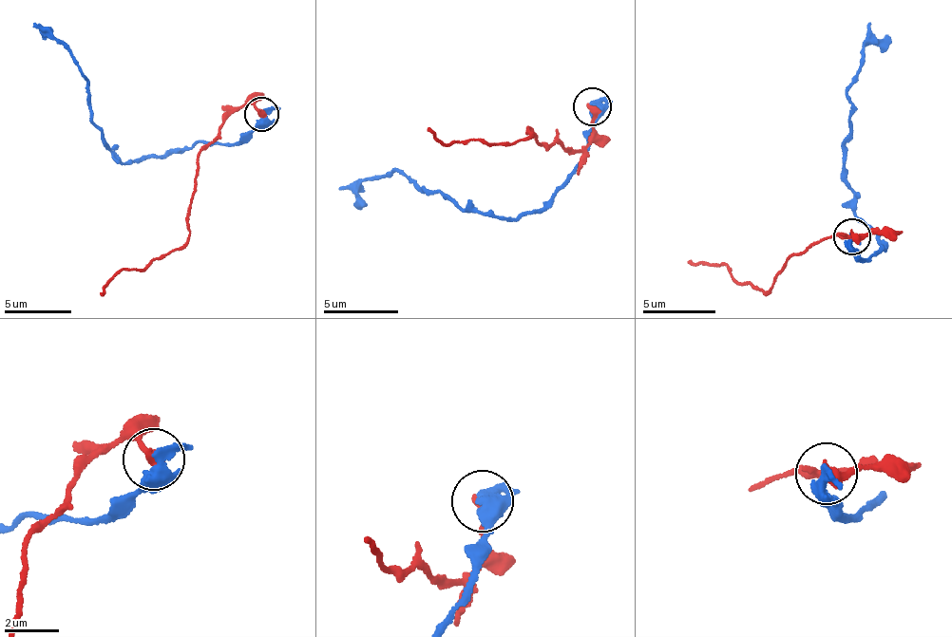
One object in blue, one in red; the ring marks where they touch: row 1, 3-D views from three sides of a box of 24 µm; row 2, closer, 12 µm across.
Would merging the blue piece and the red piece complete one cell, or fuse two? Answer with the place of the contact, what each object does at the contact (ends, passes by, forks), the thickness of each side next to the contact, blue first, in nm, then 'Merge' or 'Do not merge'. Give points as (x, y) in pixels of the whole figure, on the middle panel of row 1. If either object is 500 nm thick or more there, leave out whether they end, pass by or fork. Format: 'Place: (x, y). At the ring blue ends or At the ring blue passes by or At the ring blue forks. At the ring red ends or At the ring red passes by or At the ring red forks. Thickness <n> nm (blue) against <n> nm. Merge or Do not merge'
Place: (592, 106). At the ring blue passes by. At the ring red ends. Thickness 360 nm (blue) against 420 nm. Do not merge

